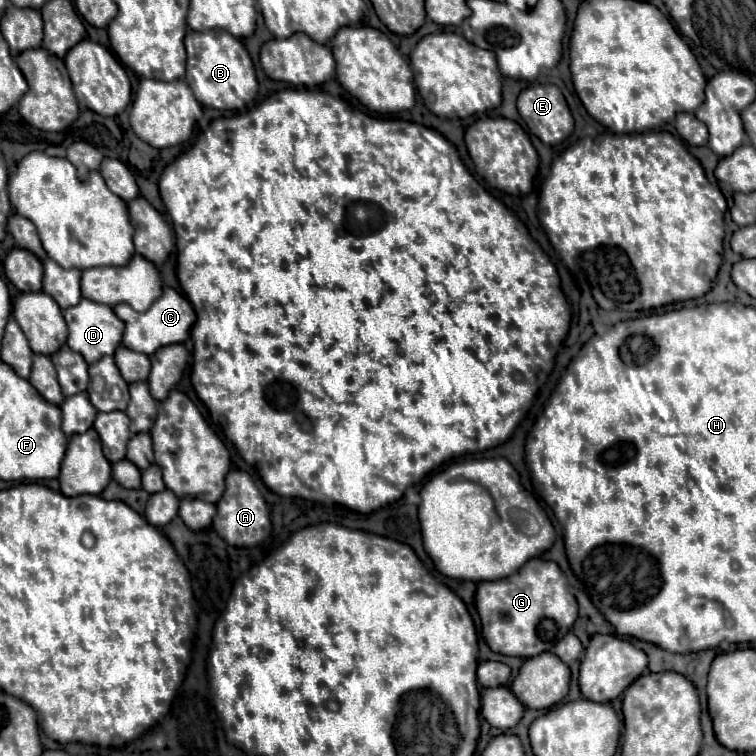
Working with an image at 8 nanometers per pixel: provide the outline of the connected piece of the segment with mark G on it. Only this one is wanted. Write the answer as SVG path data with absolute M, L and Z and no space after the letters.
M533 558L525 562L511 578L505 580L493 580L493 582L481 582L477 584L477 612L481 616L483 624L483 636L493 652L505 654L505 656L519 656L519 658L533 658L541 652L551 652L555 644L571 630L573 622L577 620L577 600L567 588L567 578L561 572L561 568L551 560Z

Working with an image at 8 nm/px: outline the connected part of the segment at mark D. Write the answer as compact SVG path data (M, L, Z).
M83 298L81 304L77 304L77 308L67 308L63 312L67 328L69 328L69 336L67 336L67 346L73 352L79 352L87 364L97 362L103 356L111 356L115 354L115 350L121 344L121 332L125 328L125 324L121 324L121 320L117 320L117 316L113 316L113 308L107 304L97 304L93 300Z

